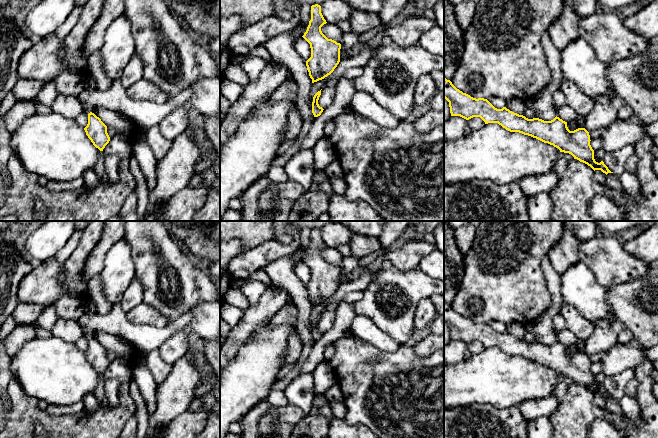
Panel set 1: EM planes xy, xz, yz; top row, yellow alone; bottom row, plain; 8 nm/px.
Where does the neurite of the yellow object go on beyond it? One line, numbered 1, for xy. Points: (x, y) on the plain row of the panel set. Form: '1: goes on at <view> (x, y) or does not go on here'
1: does not go on here

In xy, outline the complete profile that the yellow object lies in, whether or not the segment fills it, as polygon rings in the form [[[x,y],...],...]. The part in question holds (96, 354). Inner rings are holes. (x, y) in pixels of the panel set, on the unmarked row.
[[[90,336],[88,338],[88,348],[84,354],[93,369],[100,375],[103,375],[105,370],[109,367],[110,361],[107,357],[107,350],[101,343]]]

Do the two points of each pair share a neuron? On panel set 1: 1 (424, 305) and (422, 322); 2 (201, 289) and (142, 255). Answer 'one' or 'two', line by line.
1: one
2: one

